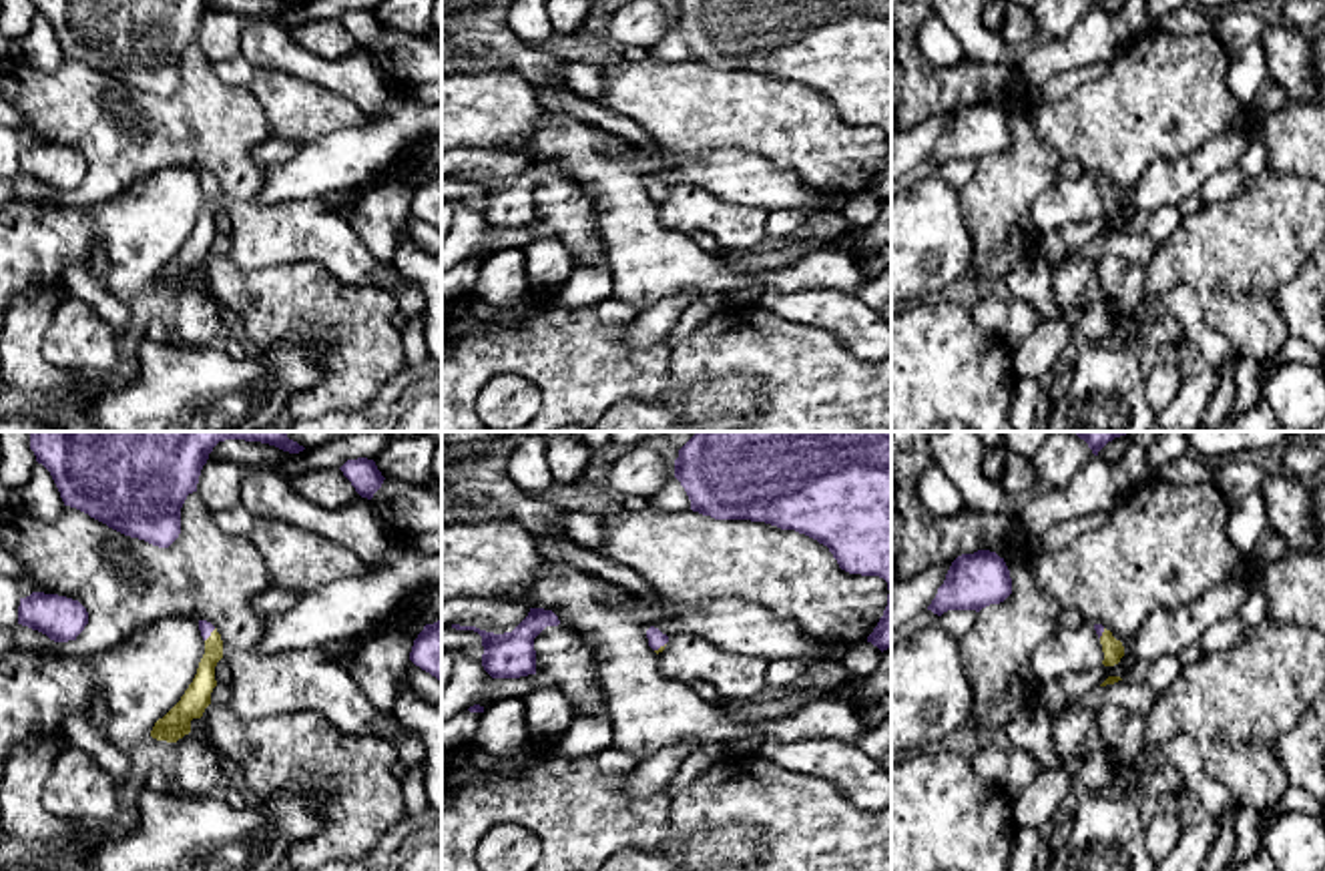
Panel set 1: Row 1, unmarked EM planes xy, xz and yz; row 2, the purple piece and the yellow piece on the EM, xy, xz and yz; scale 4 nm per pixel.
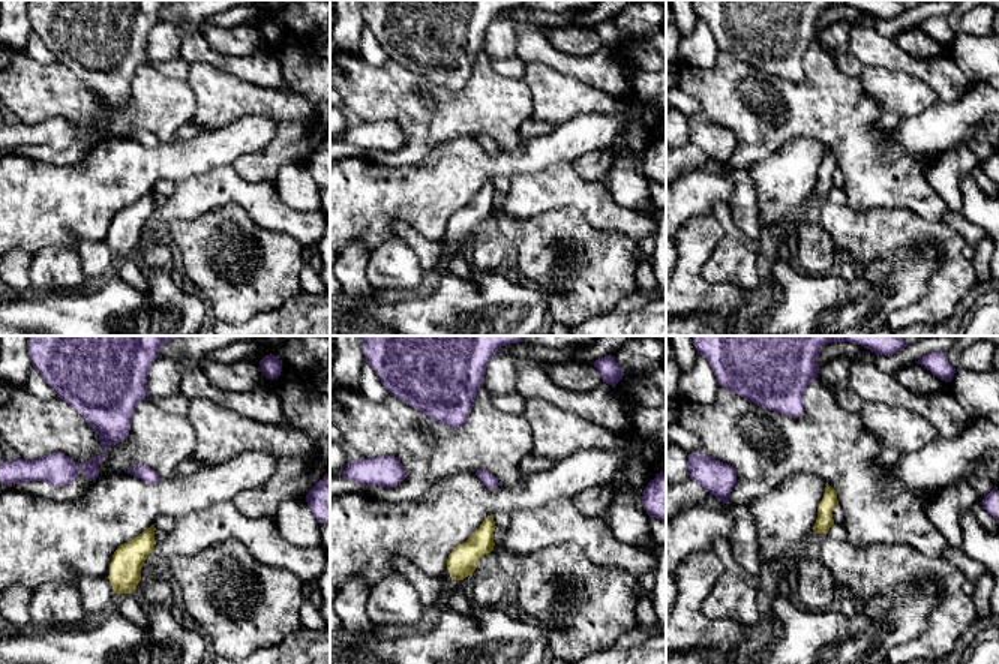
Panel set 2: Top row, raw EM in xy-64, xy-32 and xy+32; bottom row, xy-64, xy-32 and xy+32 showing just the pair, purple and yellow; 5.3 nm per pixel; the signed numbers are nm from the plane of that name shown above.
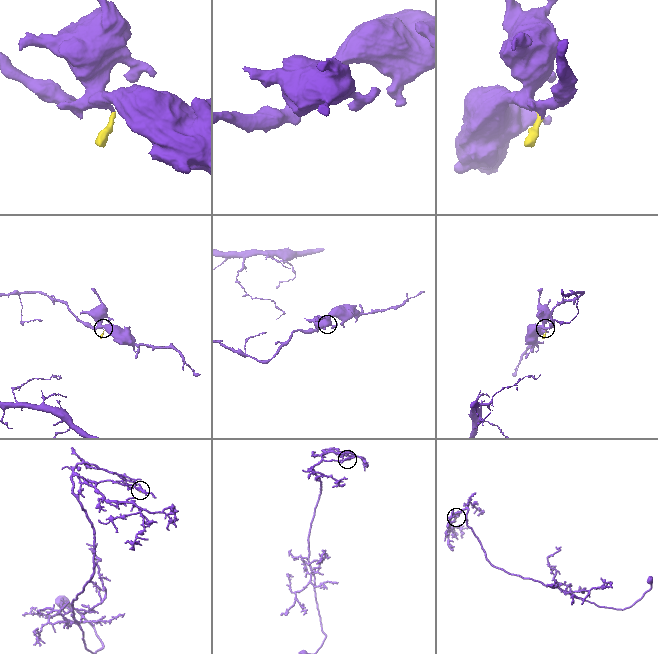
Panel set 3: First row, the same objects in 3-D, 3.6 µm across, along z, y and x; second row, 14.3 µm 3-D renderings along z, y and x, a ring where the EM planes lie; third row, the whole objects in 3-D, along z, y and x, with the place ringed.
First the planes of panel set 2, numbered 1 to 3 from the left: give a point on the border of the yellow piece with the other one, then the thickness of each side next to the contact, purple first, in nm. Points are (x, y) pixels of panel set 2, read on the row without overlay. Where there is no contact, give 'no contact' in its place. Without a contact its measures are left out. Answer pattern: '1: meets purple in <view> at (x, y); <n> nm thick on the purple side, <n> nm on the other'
1: no contact
2: no contact
3: no contact

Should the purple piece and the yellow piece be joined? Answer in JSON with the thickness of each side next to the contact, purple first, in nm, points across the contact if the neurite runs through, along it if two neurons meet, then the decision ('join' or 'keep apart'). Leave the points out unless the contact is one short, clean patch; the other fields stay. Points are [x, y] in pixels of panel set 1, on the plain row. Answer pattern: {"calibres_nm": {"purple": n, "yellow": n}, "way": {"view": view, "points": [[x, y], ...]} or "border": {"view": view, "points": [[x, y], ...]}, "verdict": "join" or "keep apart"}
{"calibres_nm": {"purple": 50, "yellow": 100}, "way": {"view": "xy", "points": [[205, 177], [209, 185], [211, 207], [197, 245]]}, "verdict": "join"}

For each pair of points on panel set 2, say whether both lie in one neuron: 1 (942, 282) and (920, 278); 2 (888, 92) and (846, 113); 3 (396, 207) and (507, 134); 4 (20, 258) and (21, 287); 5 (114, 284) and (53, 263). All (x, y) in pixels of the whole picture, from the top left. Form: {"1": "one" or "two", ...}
{"1": "two", "2": "two", "3": "two", "4": "one", "5": "two"}

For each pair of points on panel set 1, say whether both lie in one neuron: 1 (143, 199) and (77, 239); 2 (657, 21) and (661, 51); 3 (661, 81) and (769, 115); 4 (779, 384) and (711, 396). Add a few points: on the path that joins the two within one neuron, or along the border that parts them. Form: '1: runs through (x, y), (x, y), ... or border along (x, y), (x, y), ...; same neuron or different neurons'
1: runs through (127, 215), (117, 225), (93, 225); same neuron
2: border along (673, 27), (647, 49); different neurons
3: runs through (687, 107), (743, 109); same neuron
4: border along (713, 378), (751, 374), (759, 382), (759, 410); different neurons

